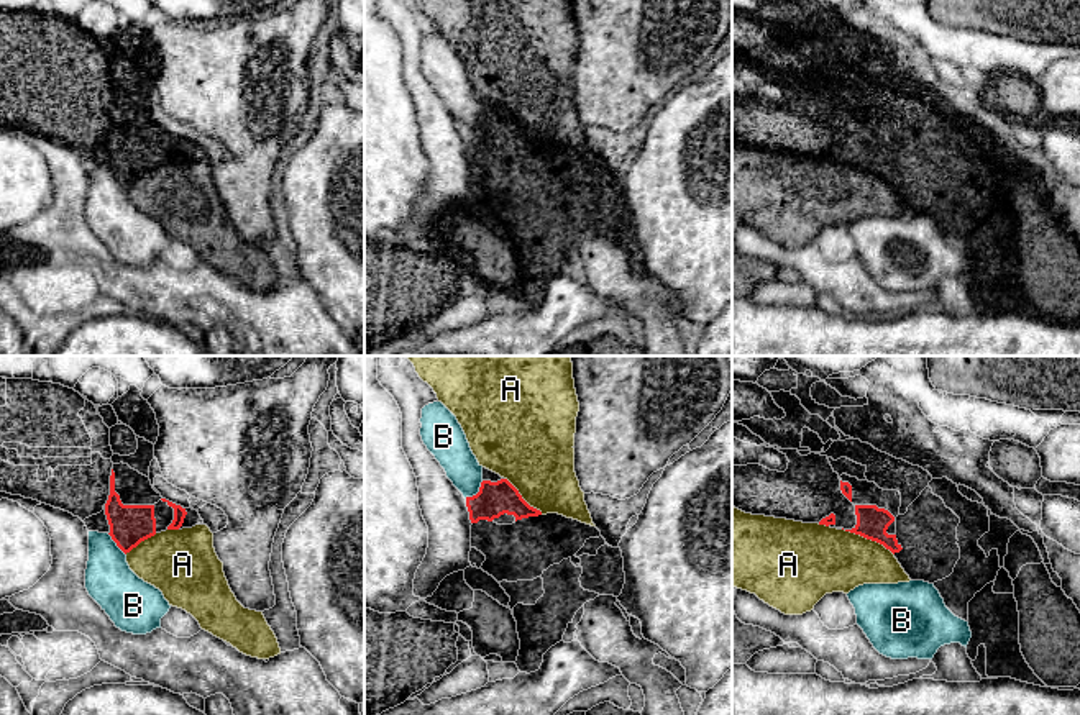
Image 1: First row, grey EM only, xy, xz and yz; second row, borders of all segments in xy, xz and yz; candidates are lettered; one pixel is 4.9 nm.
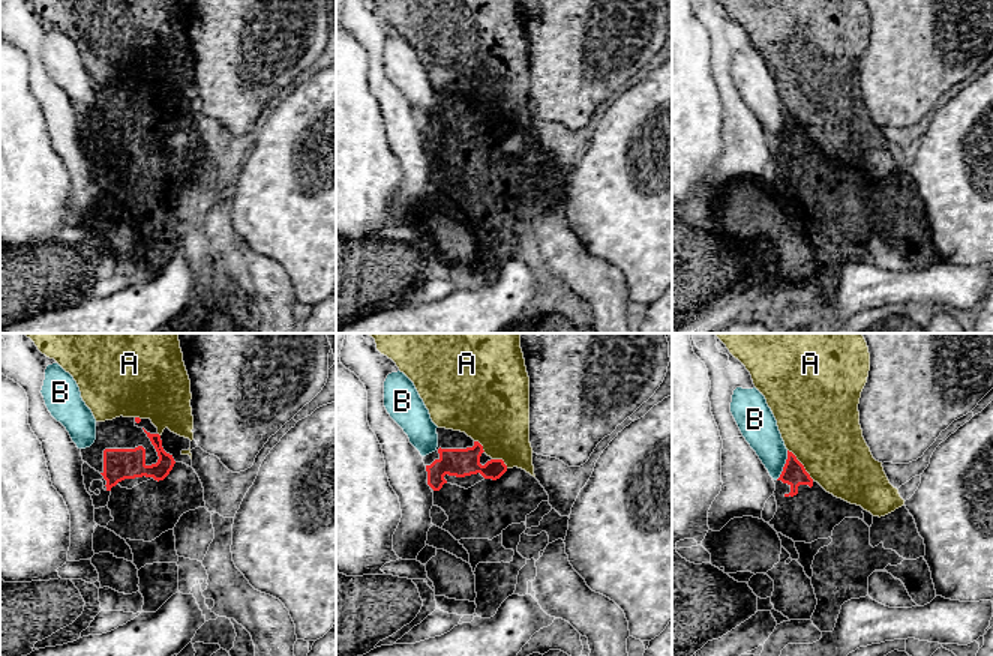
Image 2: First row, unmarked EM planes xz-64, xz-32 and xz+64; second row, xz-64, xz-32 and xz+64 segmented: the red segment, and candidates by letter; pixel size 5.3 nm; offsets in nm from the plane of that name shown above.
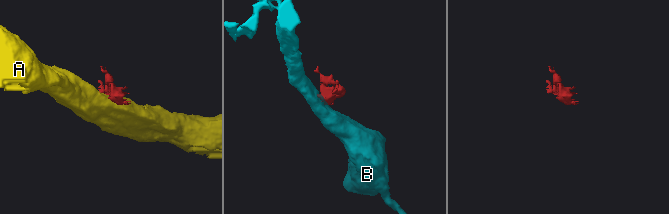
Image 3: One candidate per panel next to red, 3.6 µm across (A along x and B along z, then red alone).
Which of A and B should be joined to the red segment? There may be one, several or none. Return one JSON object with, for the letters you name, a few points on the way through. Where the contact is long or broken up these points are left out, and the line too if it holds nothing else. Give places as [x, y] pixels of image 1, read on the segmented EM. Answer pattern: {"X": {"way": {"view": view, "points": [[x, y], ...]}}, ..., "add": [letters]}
{"add": []}

